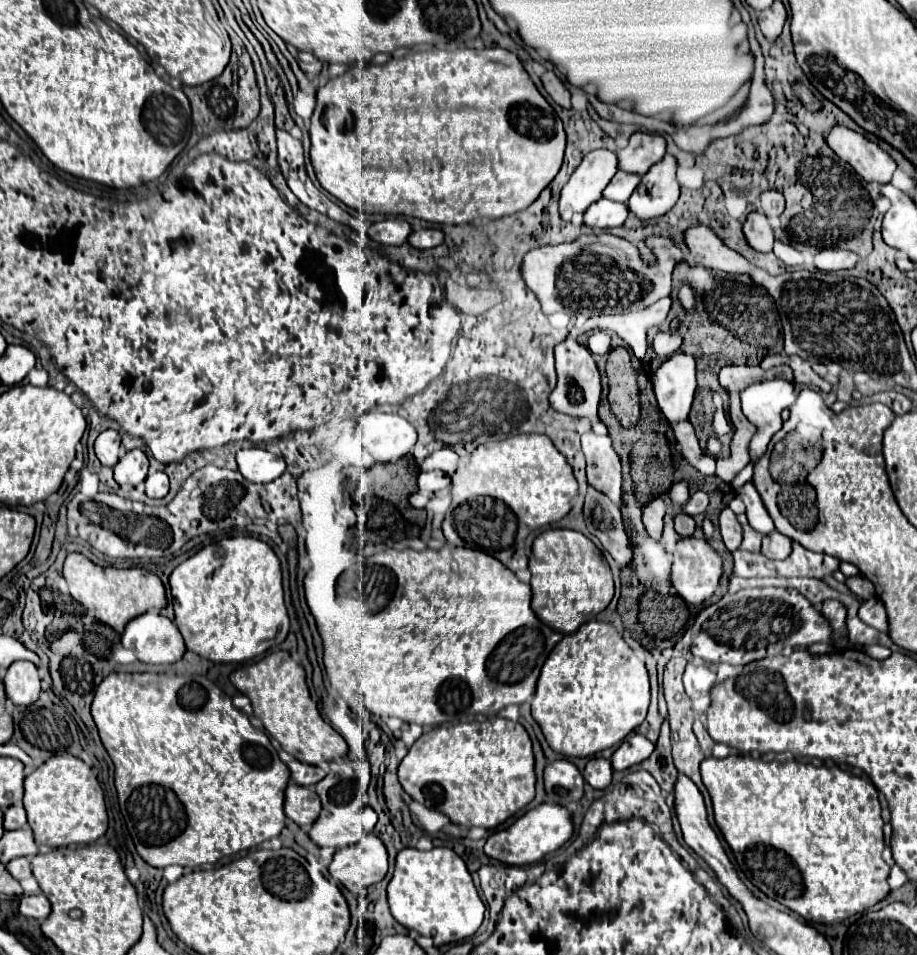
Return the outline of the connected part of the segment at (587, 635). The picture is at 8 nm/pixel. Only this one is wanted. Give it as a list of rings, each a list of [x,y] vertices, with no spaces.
[[[587,621],[575,633],[565,635],[547,657],[537,691],[531,701],[531,715],[539,723],[549,747],[567,757],[589,757],[629,735],[645,721],[649,707],[649,673],[645,661],[623,641],[607,621]]]

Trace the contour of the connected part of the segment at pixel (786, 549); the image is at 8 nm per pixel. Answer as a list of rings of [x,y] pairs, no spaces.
[[[773,531],[763,537],[761,553],[769,559],[785,559],[791,553],[791,539],[781,535],[779,531]]]

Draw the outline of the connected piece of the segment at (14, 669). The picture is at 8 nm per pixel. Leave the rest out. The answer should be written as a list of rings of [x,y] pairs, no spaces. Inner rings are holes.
[[[15,661],[5,673],[5,693],[15,705],[33,705],[39,699],[39,675],[31,661]]]

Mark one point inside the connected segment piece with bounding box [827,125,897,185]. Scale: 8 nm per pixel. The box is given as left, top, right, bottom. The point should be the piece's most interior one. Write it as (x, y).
(866, 157)

